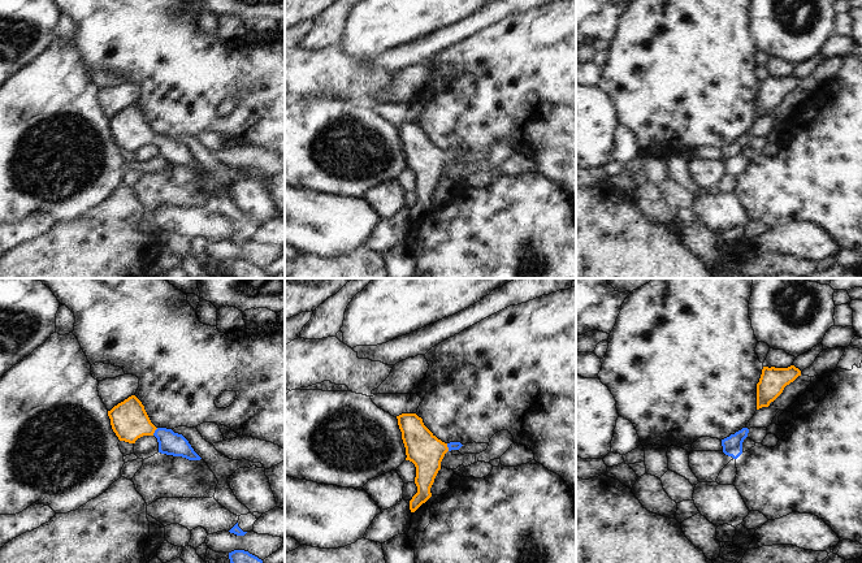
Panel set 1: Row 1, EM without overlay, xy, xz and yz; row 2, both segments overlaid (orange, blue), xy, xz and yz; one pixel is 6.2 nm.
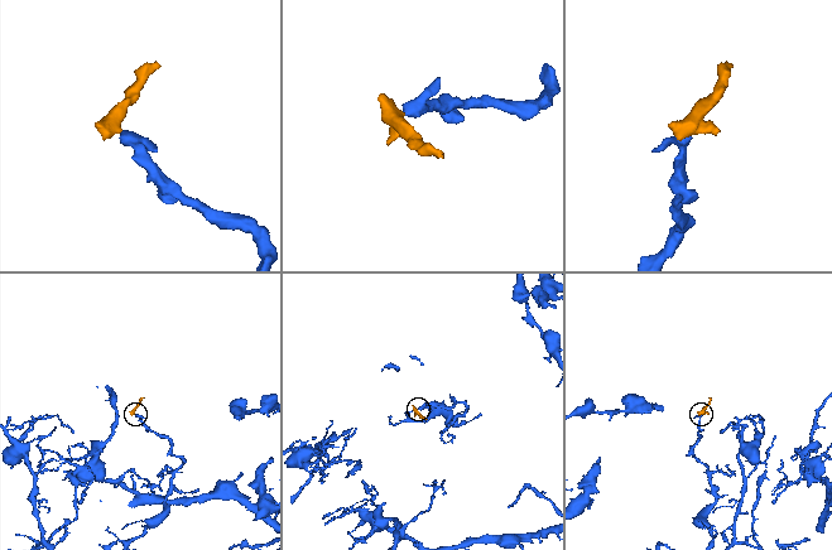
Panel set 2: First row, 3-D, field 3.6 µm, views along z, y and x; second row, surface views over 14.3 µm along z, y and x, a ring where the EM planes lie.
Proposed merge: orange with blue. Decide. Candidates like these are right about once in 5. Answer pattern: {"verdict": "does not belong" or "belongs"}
{"verdict": "belongs"}

